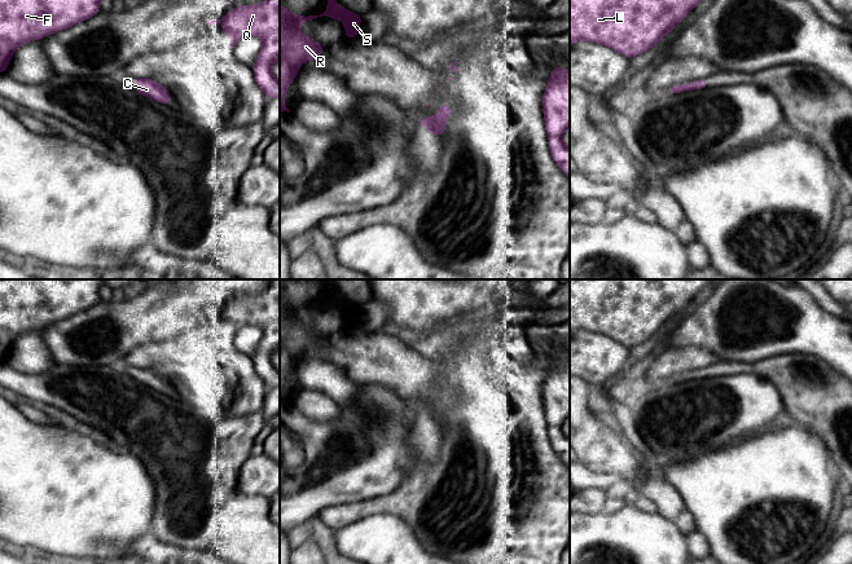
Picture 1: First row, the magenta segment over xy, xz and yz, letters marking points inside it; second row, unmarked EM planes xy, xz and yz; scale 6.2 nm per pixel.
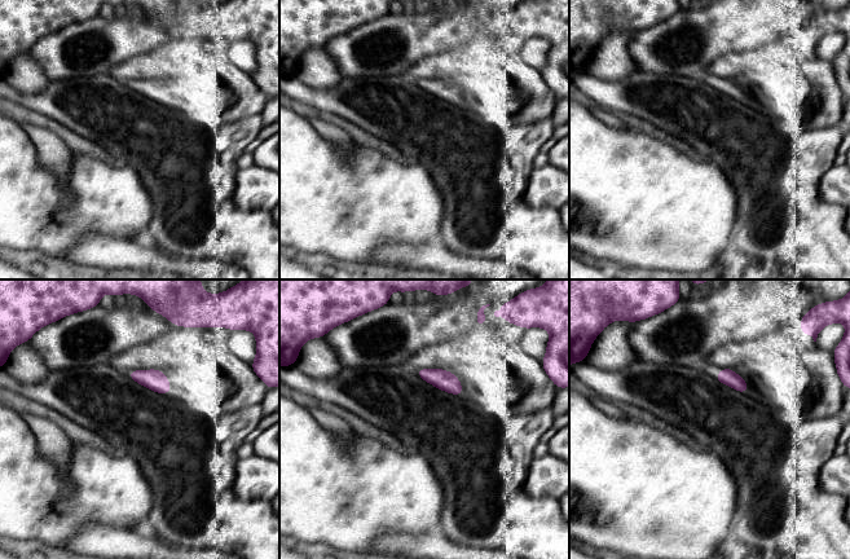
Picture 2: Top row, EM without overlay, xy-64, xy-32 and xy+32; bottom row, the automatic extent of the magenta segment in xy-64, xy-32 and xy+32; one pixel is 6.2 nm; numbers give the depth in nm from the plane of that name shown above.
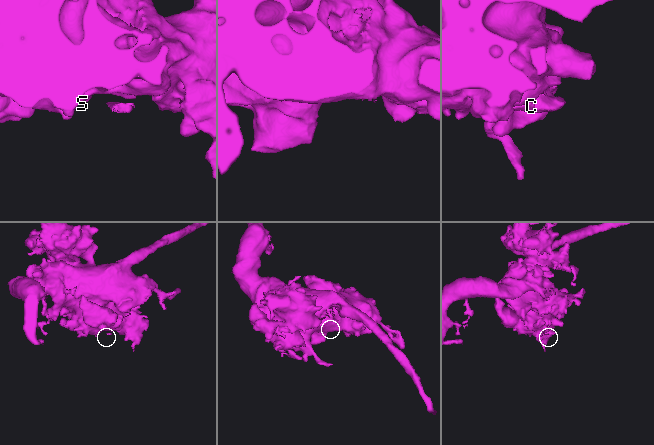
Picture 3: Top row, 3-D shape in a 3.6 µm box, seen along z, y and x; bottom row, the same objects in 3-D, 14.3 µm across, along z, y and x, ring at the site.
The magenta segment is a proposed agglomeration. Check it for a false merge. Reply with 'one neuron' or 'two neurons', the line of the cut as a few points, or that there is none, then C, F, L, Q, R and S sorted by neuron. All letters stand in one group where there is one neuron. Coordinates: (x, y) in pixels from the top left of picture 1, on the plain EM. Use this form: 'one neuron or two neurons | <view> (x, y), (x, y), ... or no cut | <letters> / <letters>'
one neuron | no cut | C F L Q R S

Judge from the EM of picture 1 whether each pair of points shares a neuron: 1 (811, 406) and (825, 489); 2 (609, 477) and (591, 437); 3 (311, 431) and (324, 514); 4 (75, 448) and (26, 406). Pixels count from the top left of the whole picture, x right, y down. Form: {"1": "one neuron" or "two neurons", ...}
{"1": "two neurons", "2": "two neurons", "3": "two neurons", "4": "two neurons"}

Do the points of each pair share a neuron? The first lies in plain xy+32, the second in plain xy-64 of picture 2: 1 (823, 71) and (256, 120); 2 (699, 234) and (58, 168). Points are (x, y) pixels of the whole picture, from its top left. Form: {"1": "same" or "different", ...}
{"1": "different", "2": "different"}

